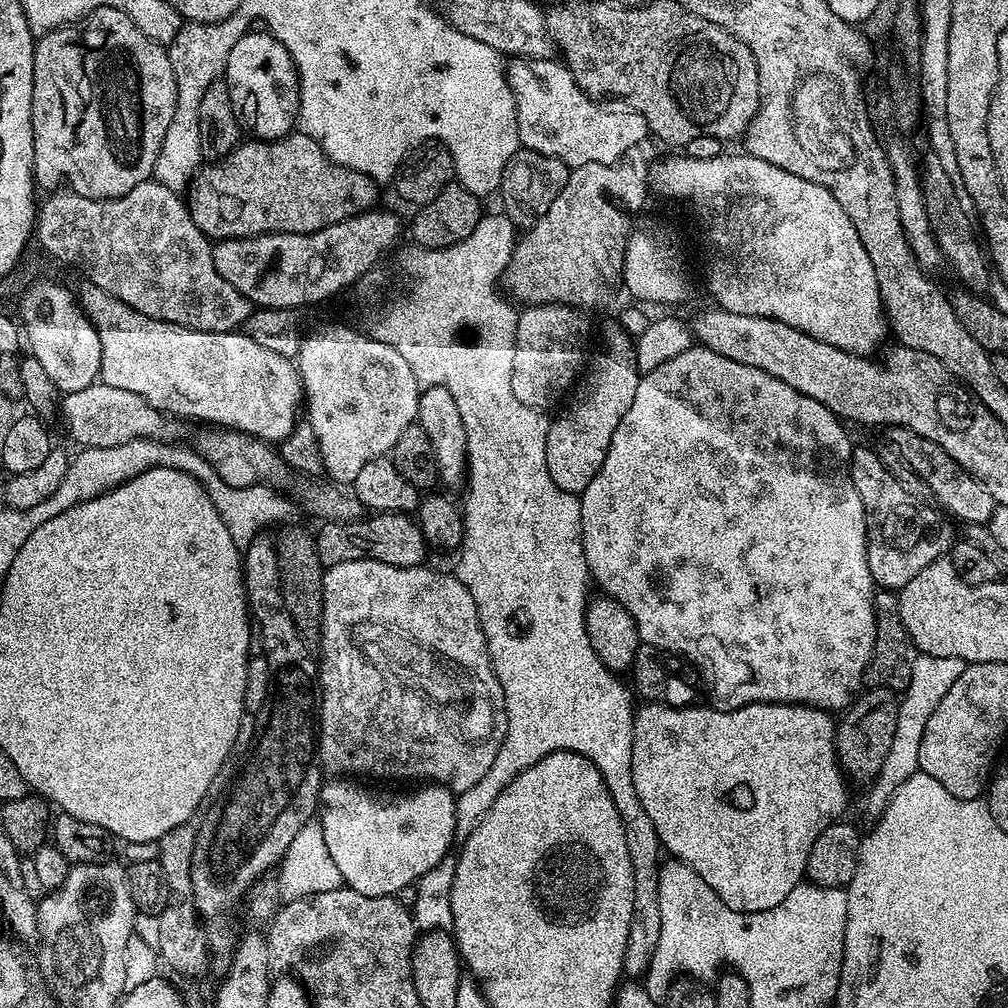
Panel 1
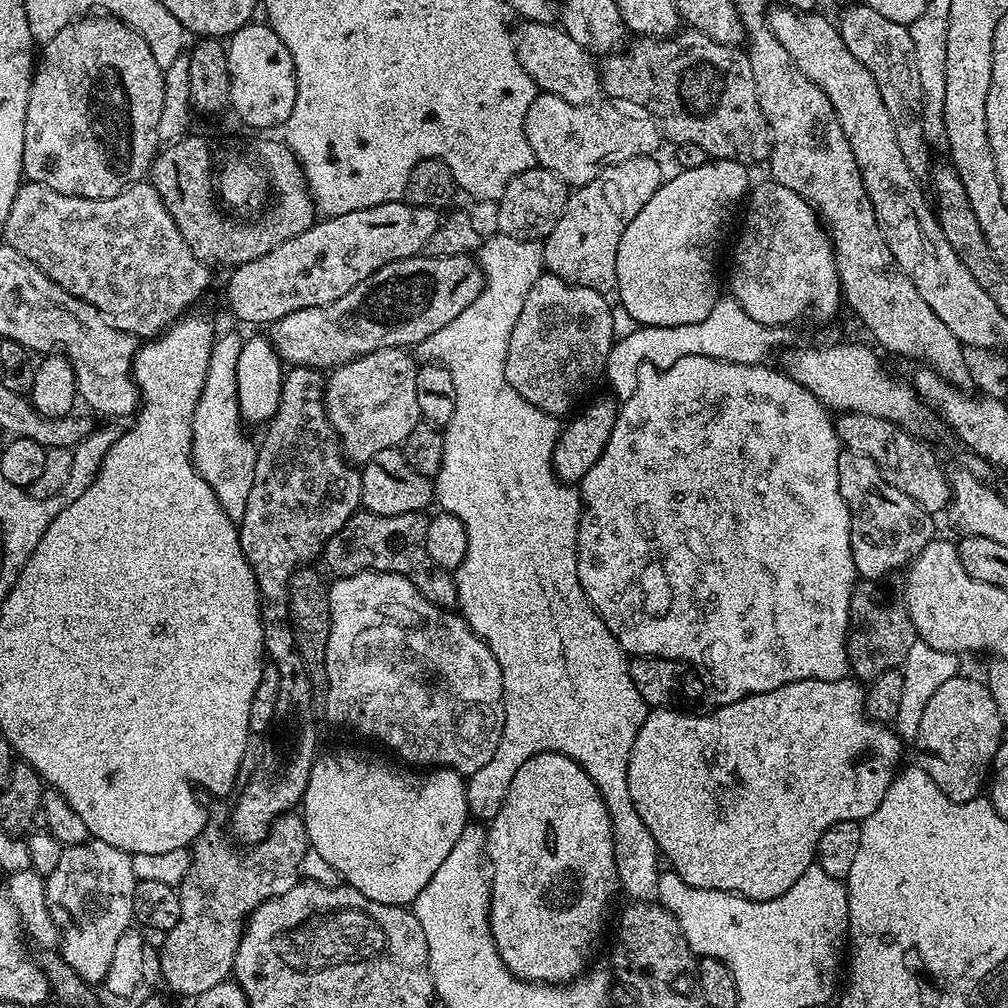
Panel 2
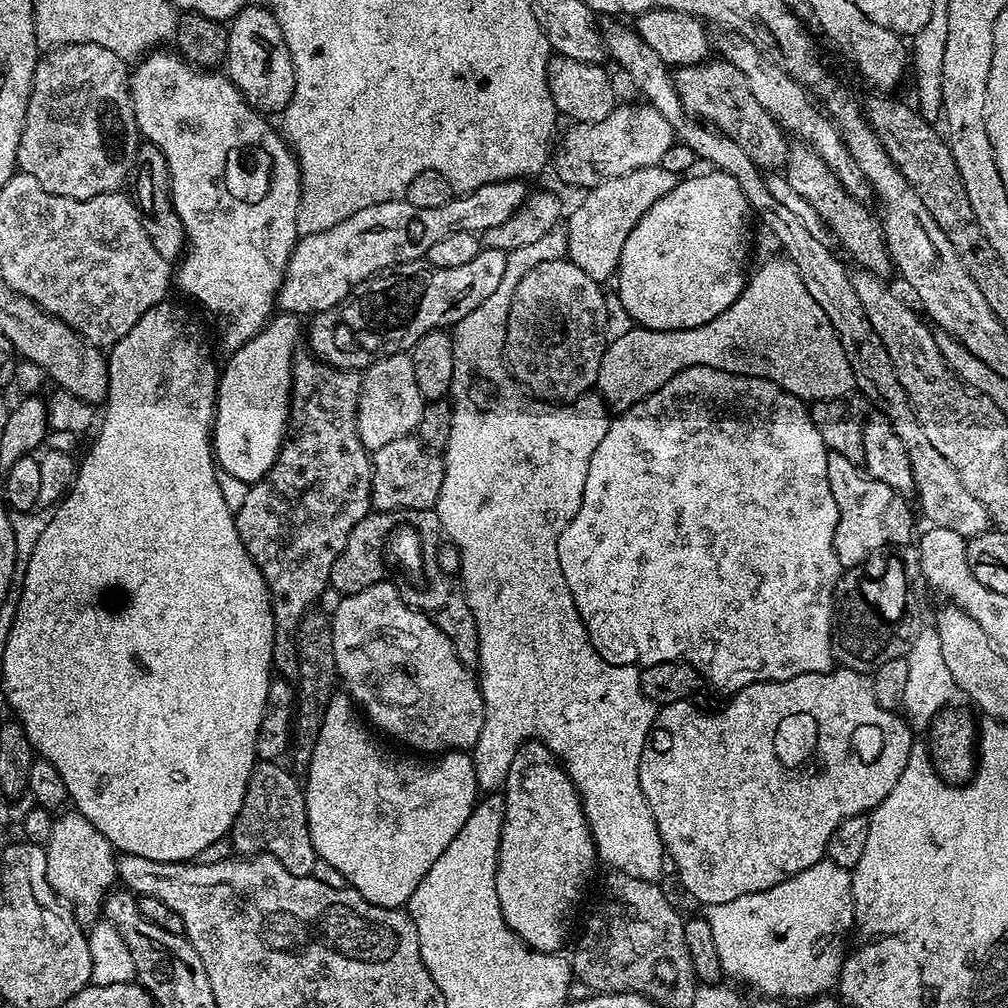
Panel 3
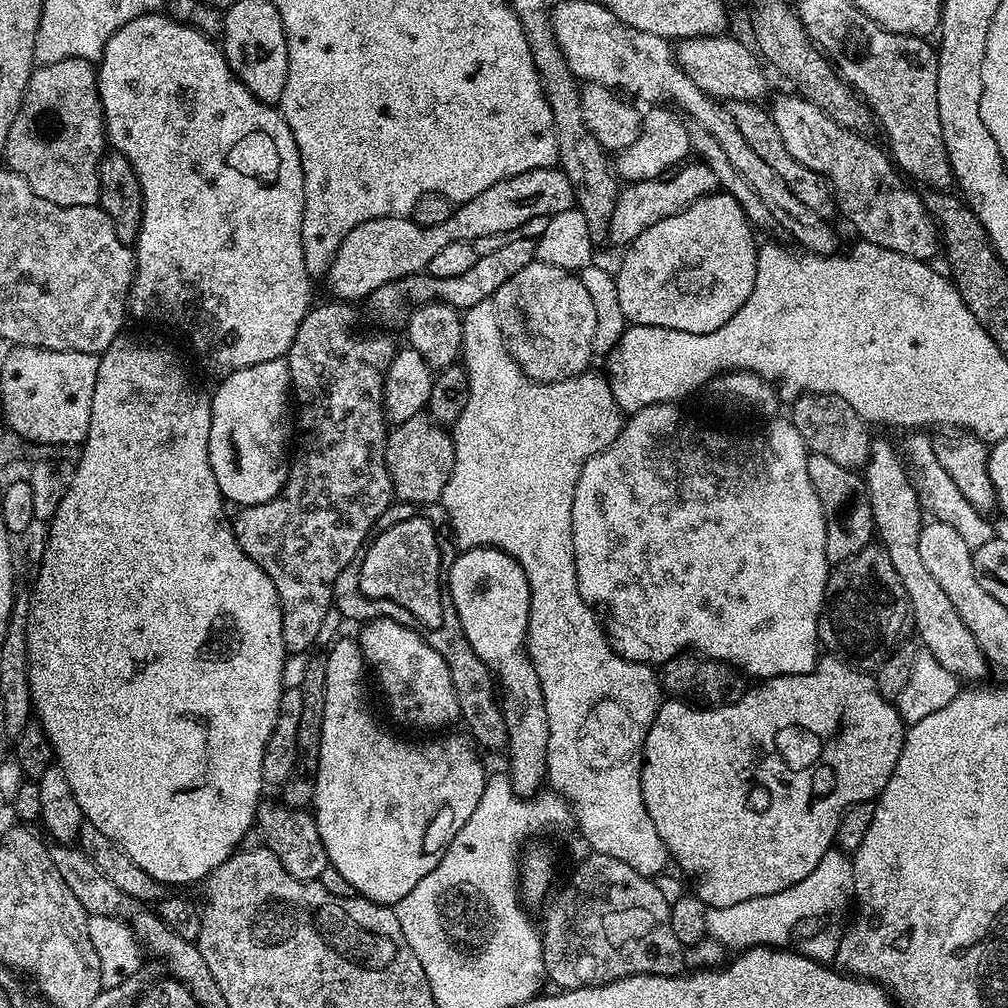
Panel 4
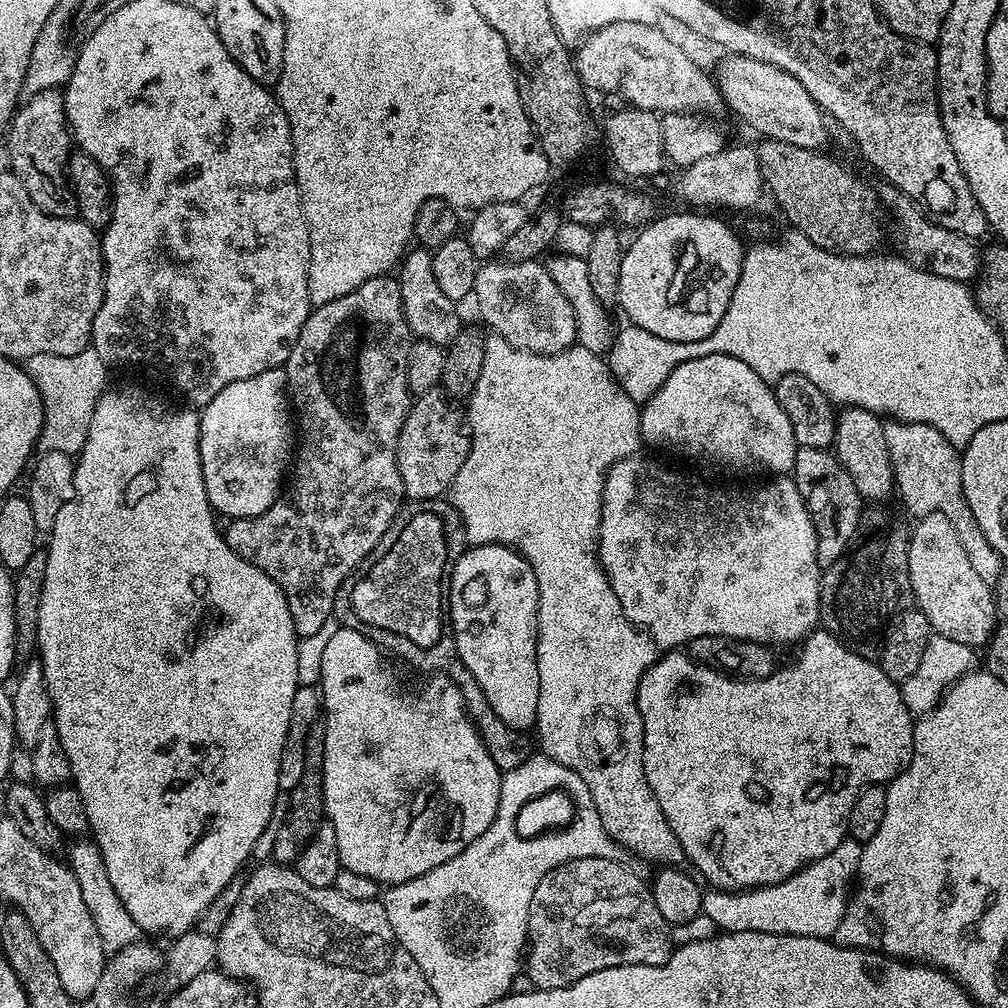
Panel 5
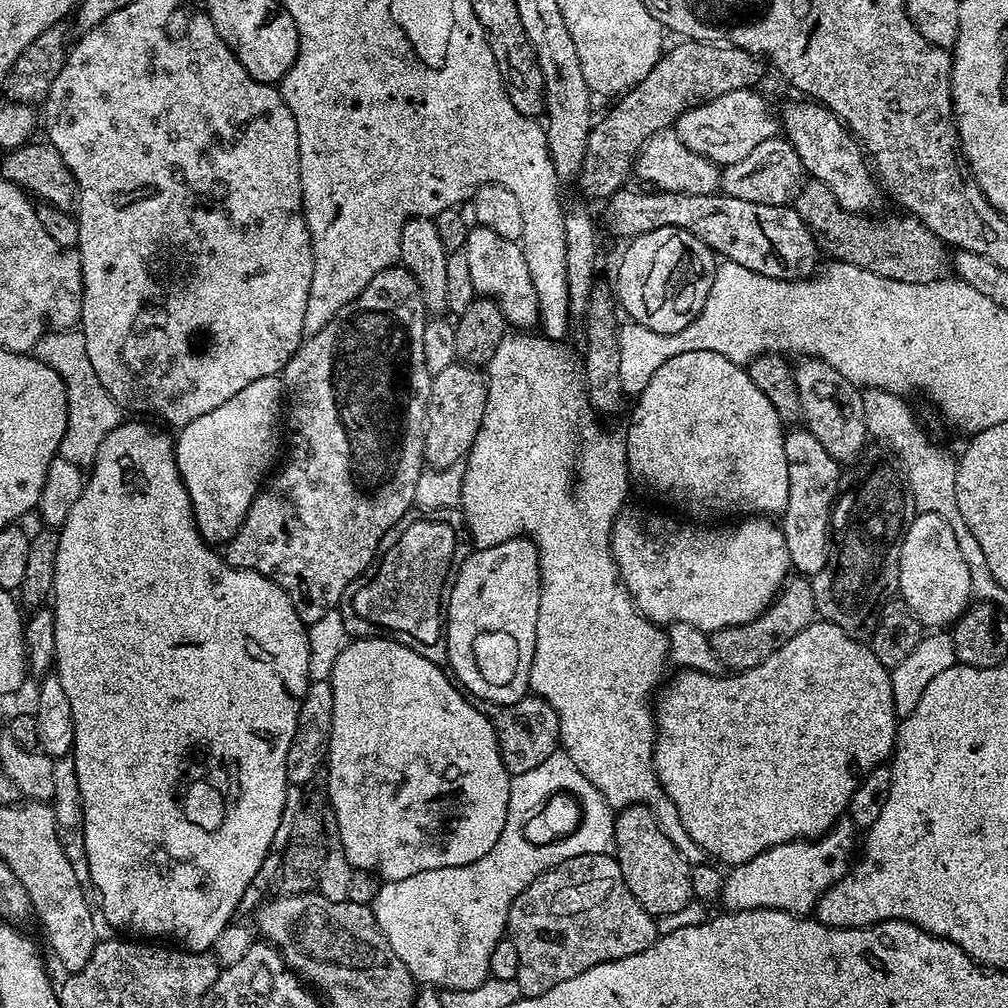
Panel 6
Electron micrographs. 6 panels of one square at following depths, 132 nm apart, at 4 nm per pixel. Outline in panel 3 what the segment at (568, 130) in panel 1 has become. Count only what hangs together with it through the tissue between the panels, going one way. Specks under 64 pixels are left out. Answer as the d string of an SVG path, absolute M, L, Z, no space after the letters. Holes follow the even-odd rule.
M621 103L606 118L602 118L602 122L573 123L572 129L561 140L559 137L558 147L554 152L554 168L556 164L557 174L566 183L580 188L579 190L587 190L598 187L603 180L660 164L663 156L674 145L672 127L651 104L639 103Z

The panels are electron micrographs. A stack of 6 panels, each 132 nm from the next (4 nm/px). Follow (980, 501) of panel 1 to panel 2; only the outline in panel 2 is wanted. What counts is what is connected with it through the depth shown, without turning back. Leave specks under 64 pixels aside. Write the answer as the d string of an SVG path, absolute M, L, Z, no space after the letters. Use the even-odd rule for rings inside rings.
M842 412L835 417L836 433L841 445L847 451L866 454L880 468L880 473L890 482L890 486L898 486L902 494L914 498L918 506L933 514L943 513L947 509L952 490L948 487L945 469L940 469L936 456L920 440L915 440L909 429L886 418L874 418L874 414L858 414Z

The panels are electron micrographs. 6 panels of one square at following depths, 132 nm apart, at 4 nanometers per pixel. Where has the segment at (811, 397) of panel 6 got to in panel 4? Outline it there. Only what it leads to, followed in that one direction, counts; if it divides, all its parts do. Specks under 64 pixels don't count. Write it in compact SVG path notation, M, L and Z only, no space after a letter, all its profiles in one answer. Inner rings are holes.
M873 439L868 462L862 469L864 485L870 498L875 535L886 554L890 554L890 562L894 562L894 570L898 570L898 578L902 578L908 595L910 620L911 623L916 623L916 632L920 635L919 643L961 681L983 681L980 679L990 670L989 660L978 646L974 634L970 634L966 622L962 622L958 610L954 610L954 602L950 602L946 590L942 590L934 574L926 570L922 554L918 554L918 538L925 526L925 521L920 520L920 495L916 493L915 483L910 479L909 469L901 453L897 452L892 449L890 441Z

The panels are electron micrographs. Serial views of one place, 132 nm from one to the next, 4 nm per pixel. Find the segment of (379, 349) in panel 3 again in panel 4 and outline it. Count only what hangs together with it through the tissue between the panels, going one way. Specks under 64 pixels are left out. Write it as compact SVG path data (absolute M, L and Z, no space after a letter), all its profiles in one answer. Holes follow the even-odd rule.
M517 235L510 242L506 242L506 246L502 246L502 250L494 250L494 254L478 256L474 266L470 266L470 270L466 270L466 274L458 274L458 278L437 280L435 276L427 274L403 276L401 280L386 282L386 286L378 286L378 290L374 290L372 295L367 297L366 305L368 304L370 311L376 312L377 322L384 327L381 329L403 329L407 325L408 317L411 316L415 305L426 304L438 298L439 303L448 304L457 310L473 308L478 306L478 302L493 299L498 286L502 286L502 282L514 278L514 274L518 274L518 270L526 270L526 266L530 266L535 260L535 239Z

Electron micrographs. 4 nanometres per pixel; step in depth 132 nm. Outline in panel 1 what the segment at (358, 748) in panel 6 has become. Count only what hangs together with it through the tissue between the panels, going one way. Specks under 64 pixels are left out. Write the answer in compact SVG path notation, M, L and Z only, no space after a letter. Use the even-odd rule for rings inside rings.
M328 778L320 786L320 802L318 805L318 821L322 826L322 831L326 838L326 847L330 850L330 855L334 858L335 865L338 866L343 883L347 887L358 890L358 894L367 896L396 896L403 888L411 889L417 880L426 874L426 870L434 870L438 862L442 862L449 855L448 852L456 840L456 796L449 788L443 788L440 784L429 783L427 786L420 786L417 792L408 792L405 796L375 796L372 792L367 792L363 788L363 783L352 778Z

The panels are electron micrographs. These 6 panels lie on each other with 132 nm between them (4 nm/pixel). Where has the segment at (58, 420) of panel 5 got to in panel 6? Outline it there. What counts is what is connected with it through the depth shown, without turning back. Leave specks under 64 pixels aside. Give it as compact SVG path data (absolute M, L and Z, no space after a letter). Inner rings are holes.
M49 330L43 332L34 342L31 355L41 360L46 366L53 368L64 383L64 403L68 410L66 430L62 434L62 442L58 455L66 458L66 462L74 462L80 469L91 469L96 461L98 446L102 438L110 434L122 422L120 405L106 394L106 386L98 382L98 374L94 374L94 366L90 366L90 357L86 355L86 338L79 330Z

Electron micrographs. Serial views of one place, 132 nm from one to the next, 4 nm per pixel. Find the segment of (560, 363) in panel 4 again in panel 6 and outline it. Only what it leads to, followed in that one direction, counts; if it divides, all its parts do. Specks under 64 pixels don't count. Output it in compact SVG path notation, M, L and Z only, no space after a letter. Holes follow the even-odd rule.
M472 226L469 227L462 250L470 262L470 278L477 297L496 303L511 327L530 330L539 323L538 294L534 290L534 282L530 282L530 266L526 266L525 249L520 249L520 246L517 241L494 234L494 230Z

